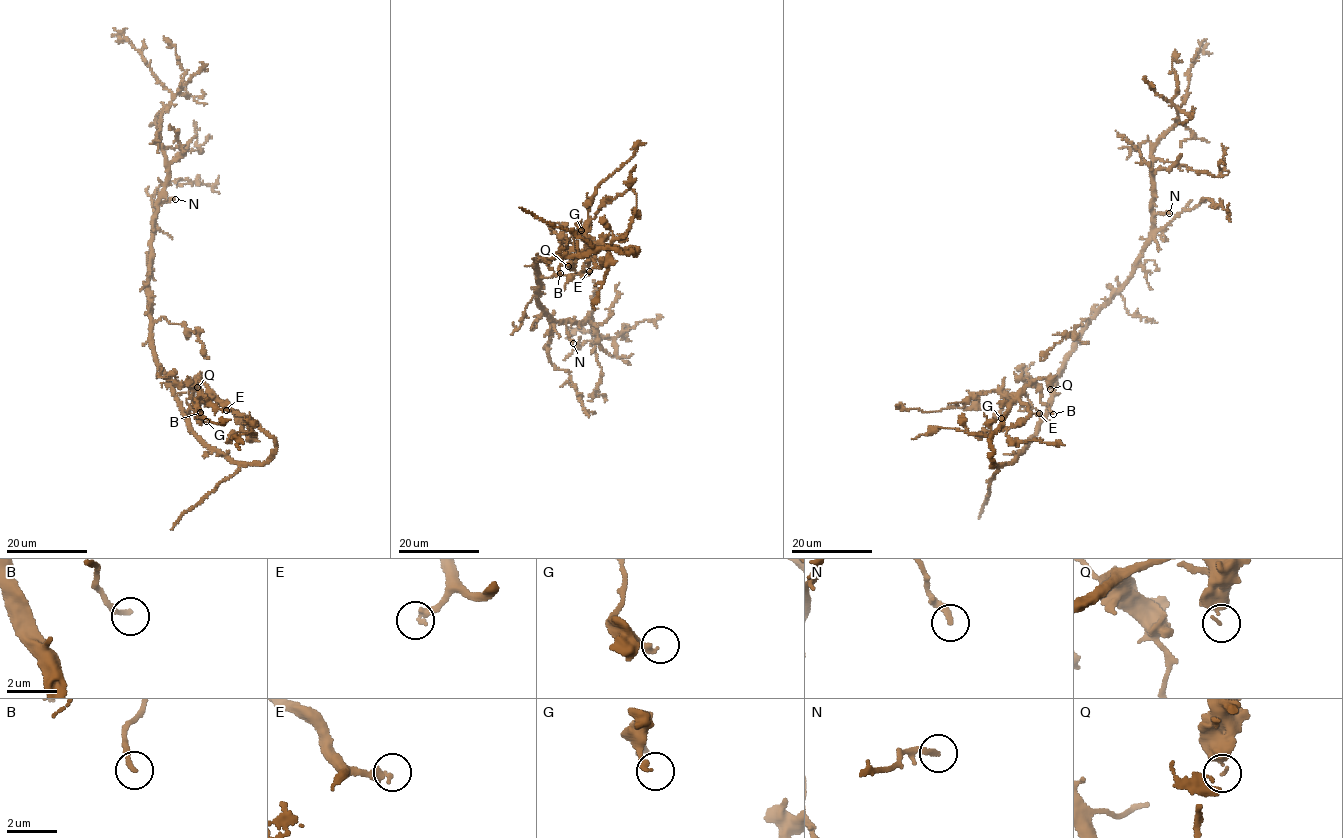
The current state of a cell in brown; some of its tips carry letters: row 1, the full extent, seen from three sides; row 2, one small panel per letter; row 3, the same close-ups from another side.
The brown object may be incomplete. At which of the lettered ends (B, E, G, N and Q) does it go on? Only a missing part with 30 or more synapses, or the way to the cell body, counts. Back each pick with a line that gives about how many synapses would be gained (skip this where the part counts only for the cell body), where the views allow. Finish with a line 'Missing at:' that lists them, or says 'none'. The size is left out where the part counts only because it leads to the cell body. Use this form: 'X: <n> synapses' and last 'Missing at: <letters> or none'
E: 30 synapses
N: 30 synapses
Missing at: E, N

